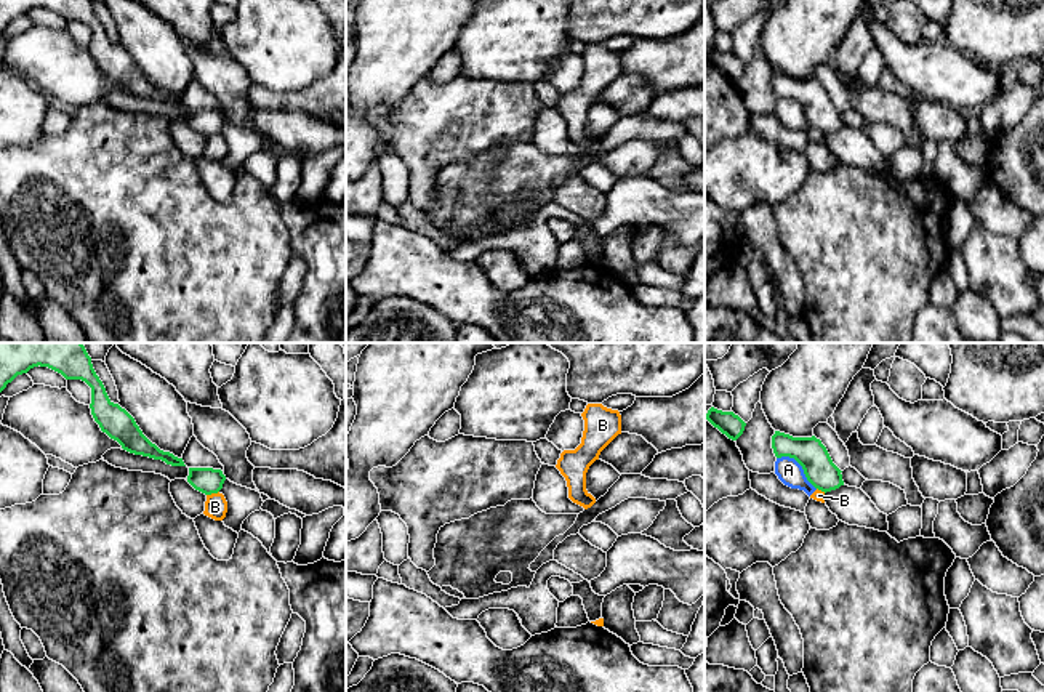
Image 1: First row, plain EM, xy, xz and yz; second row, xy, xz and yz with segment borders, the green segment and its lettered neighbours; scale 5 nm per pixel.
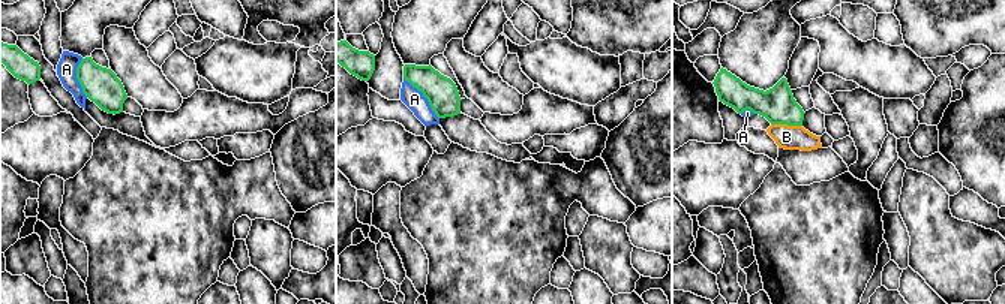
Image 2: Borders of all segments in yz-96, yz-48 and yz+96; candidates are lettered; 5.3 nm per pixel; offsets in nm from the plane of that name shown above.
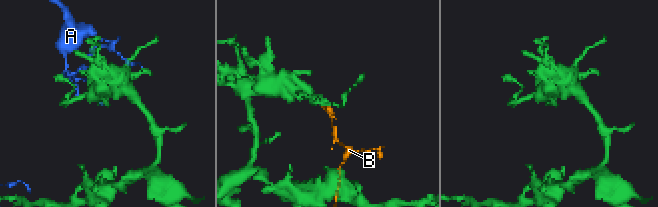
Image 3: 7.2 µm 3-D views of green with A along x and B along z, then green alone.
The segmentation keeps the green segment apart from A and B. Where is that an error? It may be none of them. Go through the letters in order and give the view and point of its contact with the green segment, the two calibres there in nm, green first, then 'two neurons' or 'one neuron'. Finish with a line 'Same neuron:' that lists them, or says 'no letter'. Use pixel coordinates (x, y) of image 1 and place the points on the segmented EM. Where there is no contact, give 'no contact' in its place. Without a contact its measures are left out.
A: meets green in yz at (801, 465); 160 nm thick on the green side, 120 nm on the other; two neurons
B: meets green in xy at (212, 492); 130 nm thick on the green side, 110 nm on the other; two neurons
Same neuron: no letter

